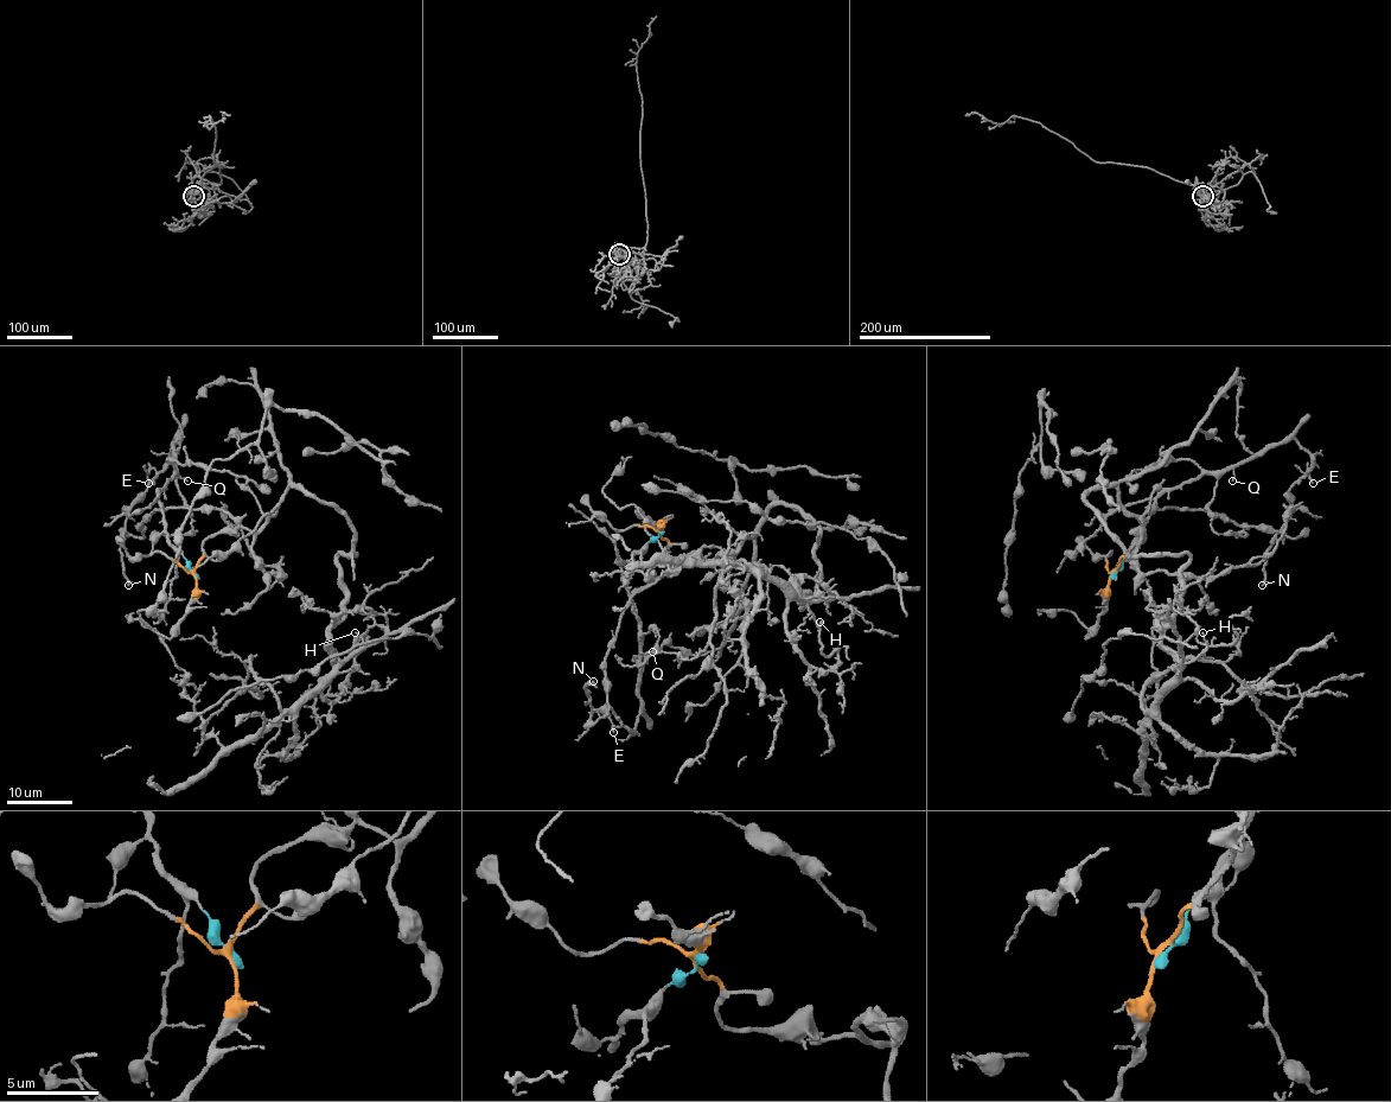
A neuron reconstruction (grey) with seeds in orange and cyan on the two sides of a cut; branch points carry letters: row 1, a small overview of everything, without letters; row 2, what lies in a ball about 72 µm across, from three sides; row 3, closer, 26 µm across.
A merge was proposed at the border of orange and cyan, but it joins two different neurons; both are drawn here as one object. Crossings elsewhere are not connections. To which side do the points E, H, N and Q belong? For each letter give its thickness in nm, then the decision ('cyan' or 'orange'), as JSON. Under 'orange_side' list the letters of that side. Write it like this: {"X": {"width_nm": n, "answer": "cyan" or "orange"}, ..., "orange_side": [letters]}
{"E": {"width_nm": 160, "answer": "cyan"}, "H": {"width_nm": 110, "answer": "orange"}, "N": {"width_nm": 320, "answer": "cyan"}, "Q": {"width_nm": 110, "answer": "cyan"}, "orange_side": ["H"]}

